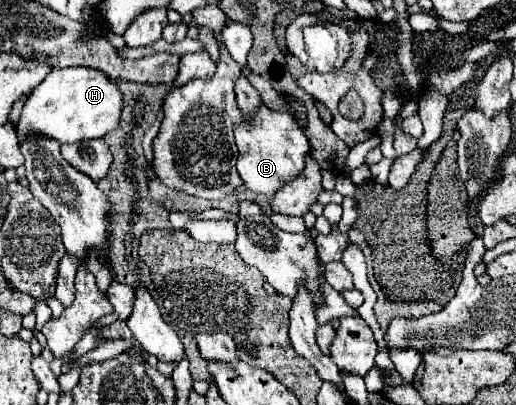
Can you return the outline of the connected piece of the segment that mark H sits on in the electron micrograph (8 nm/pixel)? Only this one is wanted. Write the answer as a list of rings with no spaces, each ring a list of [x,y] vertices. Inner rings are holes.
[[[55,68],[25,102],[21,120],[17,124],[17,138],[23,142],[39,134],[41,138],[57,140],[59,144],[103,138],[119,126],[121,108],[121,92],[103,72],[91,68]]]

